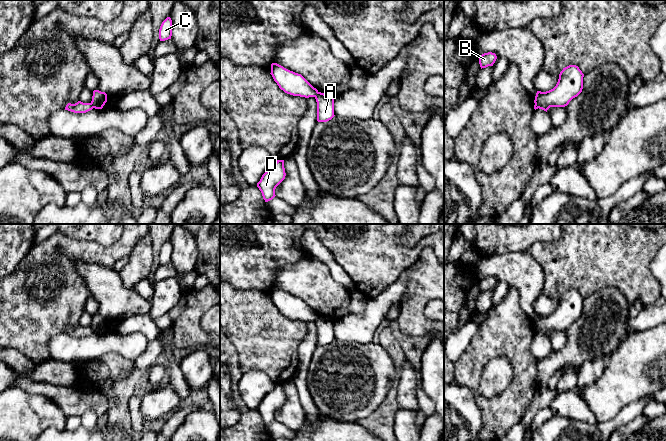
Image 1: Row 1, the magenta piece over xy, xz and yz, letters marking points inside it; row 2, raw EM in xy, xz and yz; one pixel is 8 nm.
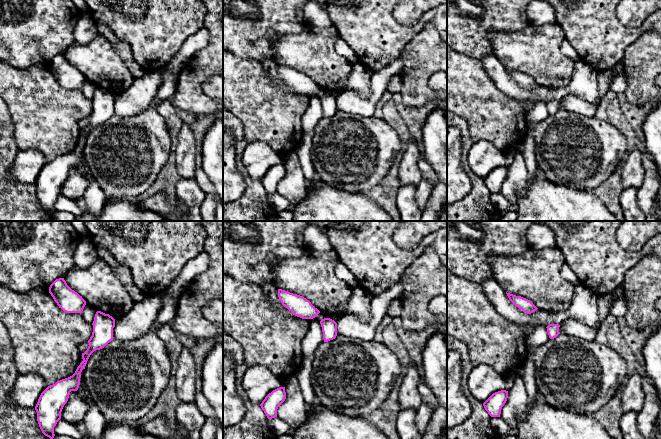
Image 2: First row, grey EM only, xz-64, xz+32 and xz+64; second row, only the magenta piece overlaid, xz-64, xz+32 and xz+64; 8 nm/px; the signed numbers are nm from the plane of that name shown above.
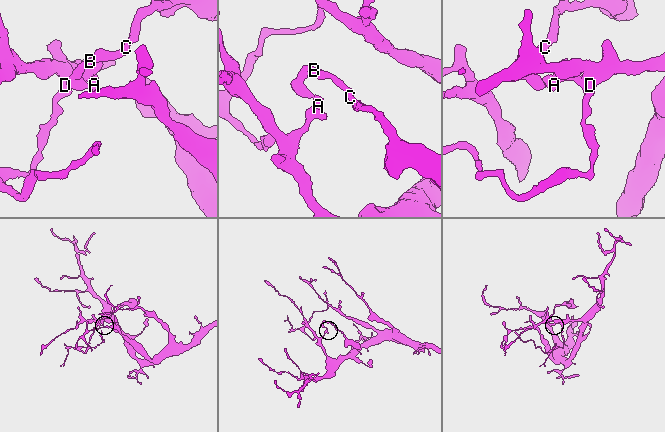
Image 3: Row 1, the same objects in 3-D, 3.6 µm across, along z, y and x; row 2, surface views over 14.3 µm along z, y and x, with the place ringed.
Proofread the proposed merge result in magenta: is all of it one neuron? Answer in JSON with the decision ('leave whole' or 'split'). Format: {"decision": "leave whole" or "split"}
{"decision": "split"}

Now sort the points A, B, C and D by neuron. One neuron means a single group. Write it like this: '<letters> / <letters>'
A D / B C

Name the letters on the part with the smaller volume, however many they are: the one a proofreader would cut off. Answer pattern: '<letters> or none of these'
B, C

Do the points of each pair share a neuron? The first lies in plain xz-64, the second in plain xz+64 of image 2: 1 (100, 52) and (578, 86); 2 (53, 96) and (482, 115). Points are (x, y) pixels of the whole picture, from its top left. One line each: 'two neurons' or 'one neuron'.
1: two neurons
2: one neuron

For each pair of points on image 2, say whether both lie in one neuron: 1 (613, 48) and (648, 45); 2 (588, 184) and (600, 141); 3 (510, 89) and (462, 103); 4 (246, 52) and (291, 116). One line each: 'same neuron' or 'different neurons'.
1: different neurons
2: same neuron
3: different neurons
4: different neurons

